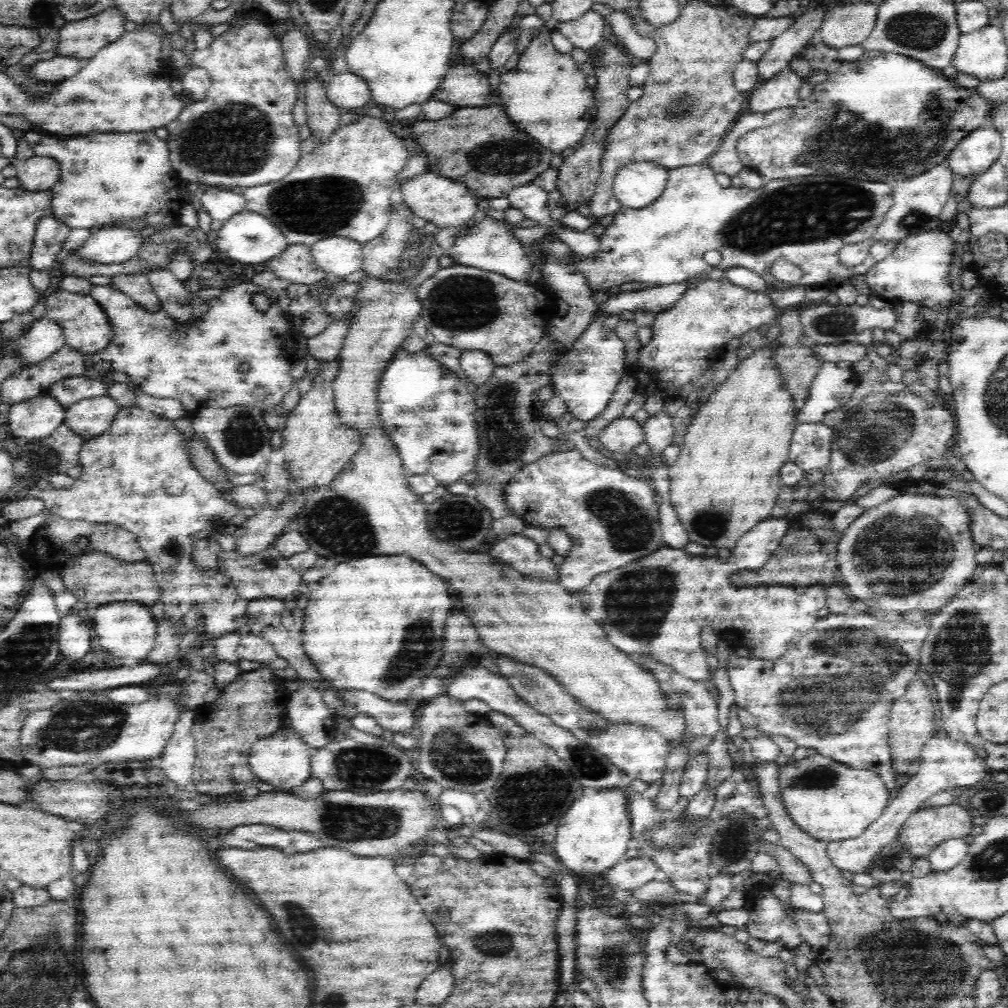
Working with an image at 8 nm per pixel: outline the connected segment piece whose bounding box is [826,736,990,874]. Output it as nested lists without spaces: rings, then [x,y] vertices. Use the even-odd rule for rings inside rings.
[[[934,736],[923,746],[921,758],[917,763],[918,772],[914,773],[909,781],[900,788],[896,798],[890,801],[888,808],[881,814],[879,820],[870,824],[866,831],[858,837],[849,840],[836,840],[826,843],[826,855],[830,864],[840,873],[863,873],[874,856],[894,840],[902,826],[911,818],[912,813],[920,810],[922,803],[942,790],[951,790],[960,786],[974,786],[989,777],[990,770],[986,762],[978,757],[974,747],[961,740]]]

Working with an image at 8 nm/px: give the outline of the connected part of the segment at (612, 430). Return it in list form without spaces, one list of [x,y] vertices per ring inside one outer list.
[[[622,416],[605,426],[595,443],[598,448],[608,448],[610,452],[632,452],[640,444],[646,443],[644,424],[638,423],[632,416]]]

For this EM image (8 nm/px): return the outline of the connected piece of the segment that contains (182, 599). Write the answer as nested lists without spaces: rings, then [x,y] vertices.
[[[130,406],[130,407],[121,407],[118,414],[116,414],[116,418],[112,423],[112,426],[108,428],[108,430],[101,434],[100,436],[96,436],[94,438],[87,439],[83,446],[82,451],[79,454],[79,464],[84,467],[84,472],[80,478],[77,478],[70,488],[67,489],[50,489],[50,490],[41,490],[38,487],[30,490],[28,496],[36,496],[37,498],[41,498],[44,501],[45,508],[47,508],[52,515],[59,516],[64,520],[85,520],[90,524],[115,524],[118,528],[123,528],[128,532],[132,532],[133,535],[136,535],[137,541],[140,543],[141,549],[144,551],[145,560],[151,564],[153,571],[155,572],[156,580],[161,588],[161,602],[164,604],[164,618],[167,618],[168,622],[170,622],[170,628],[182,638],[188,630],[189,627],[184,624],[182,618],[184,618],[184,614],[186,614],[191,606],[199,606],[201,611],[201,616],[204,616],[202,620],[206,622],[206,628],[202,637],[208,640],[214,640],[231,630],[236,630],[240,628],[243,624],[246,623],[246,610],[248,608],[248,601],[246,599],[240,598],[238,593],[236,592],[234,583],[227,578],[224,578],[220,573],[214,575],[211,579],[207,579],[204,575],[198,571],[198,567],[196,567],[192,563],[192,559],[190,556],[190,546],[192,543],[196,541],[196,538],[201,536],[206,532],[211,532],[218,525],[224,525],[228,522],[228,519],[232,518],[235,514],[239,514],[239,507],[235,504],[232,504],[231,501],[224,494],[220,494],[218,488],[214,485],[204,481],[204,478],[200,477],[200,474],[196,472],[194,467],[192,467],[192,463],[187,455],[187,448],[185,448],[185,442],[187,441],[188,435],[187,433],[180,433],[176,429],[172,429],[170,420],[159,419],[155,414],[149,411],[145,411],[140,409],[139,407]]]

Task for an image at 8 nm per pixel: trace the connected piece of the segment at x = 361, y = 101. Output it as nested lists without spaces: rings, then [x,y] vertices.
[[[346,72],[330,80],[327,97],[341,110],[344,108],[362,108],[372,104],[370,87],[360,76]]]

